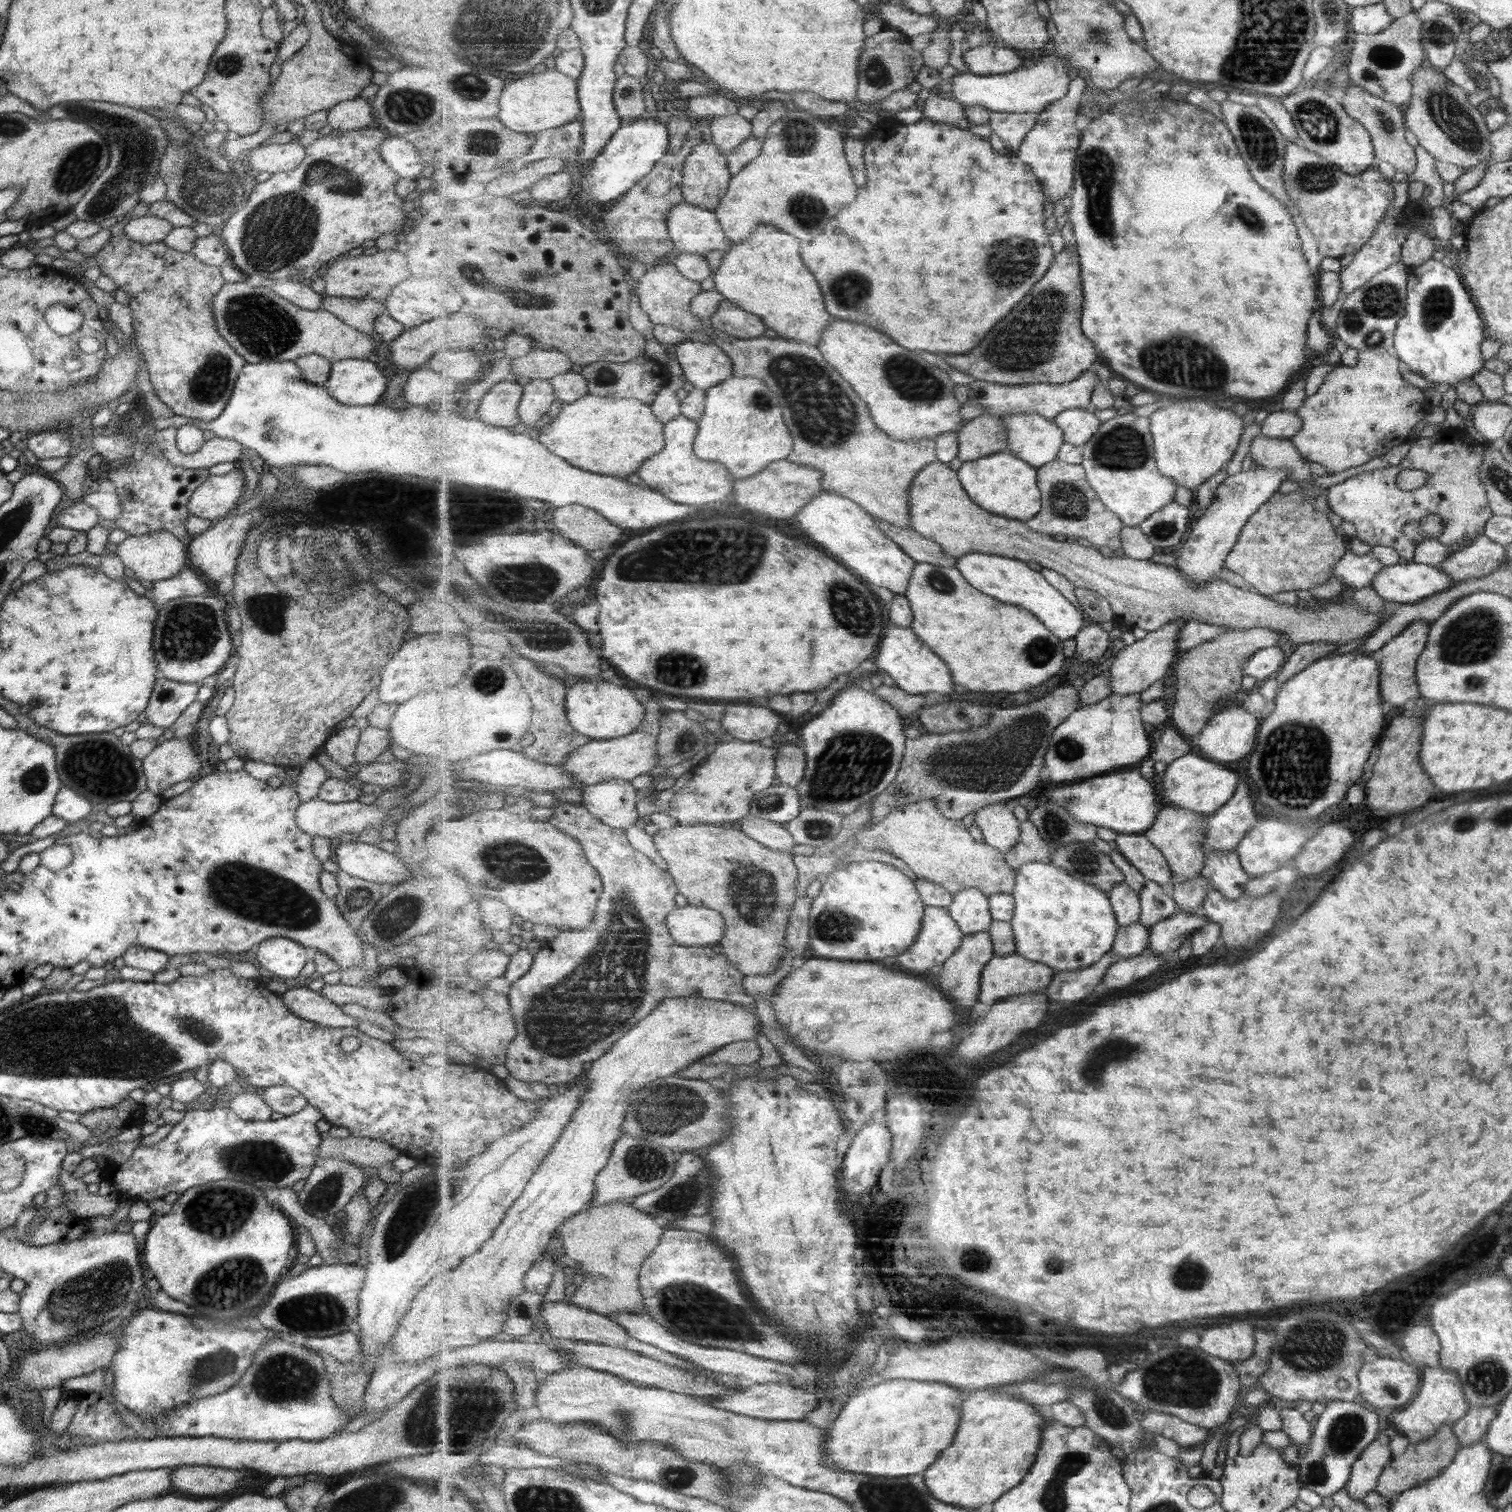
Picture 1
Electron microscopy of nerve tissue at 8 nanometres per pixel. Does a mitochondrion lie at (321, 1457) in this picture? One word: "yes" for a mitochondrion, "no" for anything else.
no

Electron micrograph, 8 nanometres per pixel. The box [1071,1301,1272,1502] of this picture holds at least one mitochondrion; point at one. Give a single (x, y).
(1183, 1379)

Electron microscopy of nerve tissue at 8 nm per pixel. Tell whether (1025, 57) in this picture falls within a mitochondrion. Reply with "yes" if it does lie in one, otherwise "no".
no

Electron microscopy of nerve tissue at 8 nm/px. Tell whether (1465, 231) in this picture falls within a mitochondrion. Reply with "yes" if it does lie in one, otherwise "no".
no

